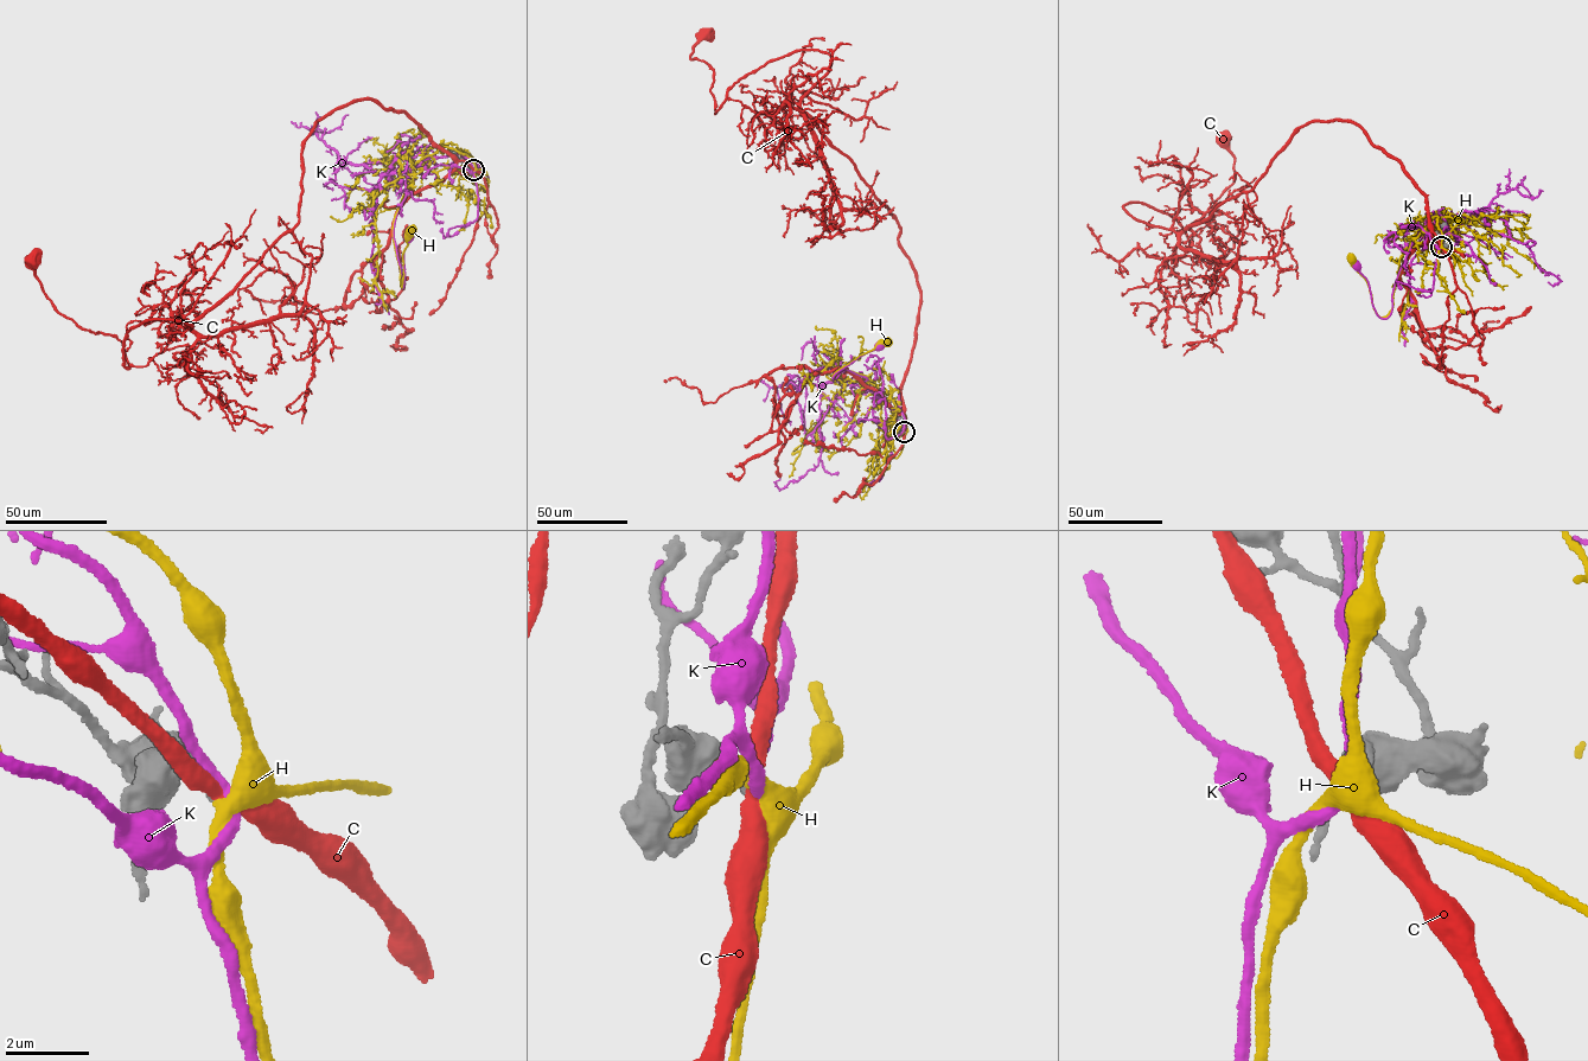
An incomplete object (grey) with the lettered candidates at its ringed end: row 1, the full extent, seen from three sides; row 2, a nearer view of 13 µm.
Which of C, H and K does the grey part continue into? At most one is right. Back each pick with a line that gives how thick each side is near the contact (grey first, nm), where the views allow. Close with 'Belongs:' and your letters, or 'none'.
H: 220 nm thick on the grey side, 320 nm on the other
Belongs: H

